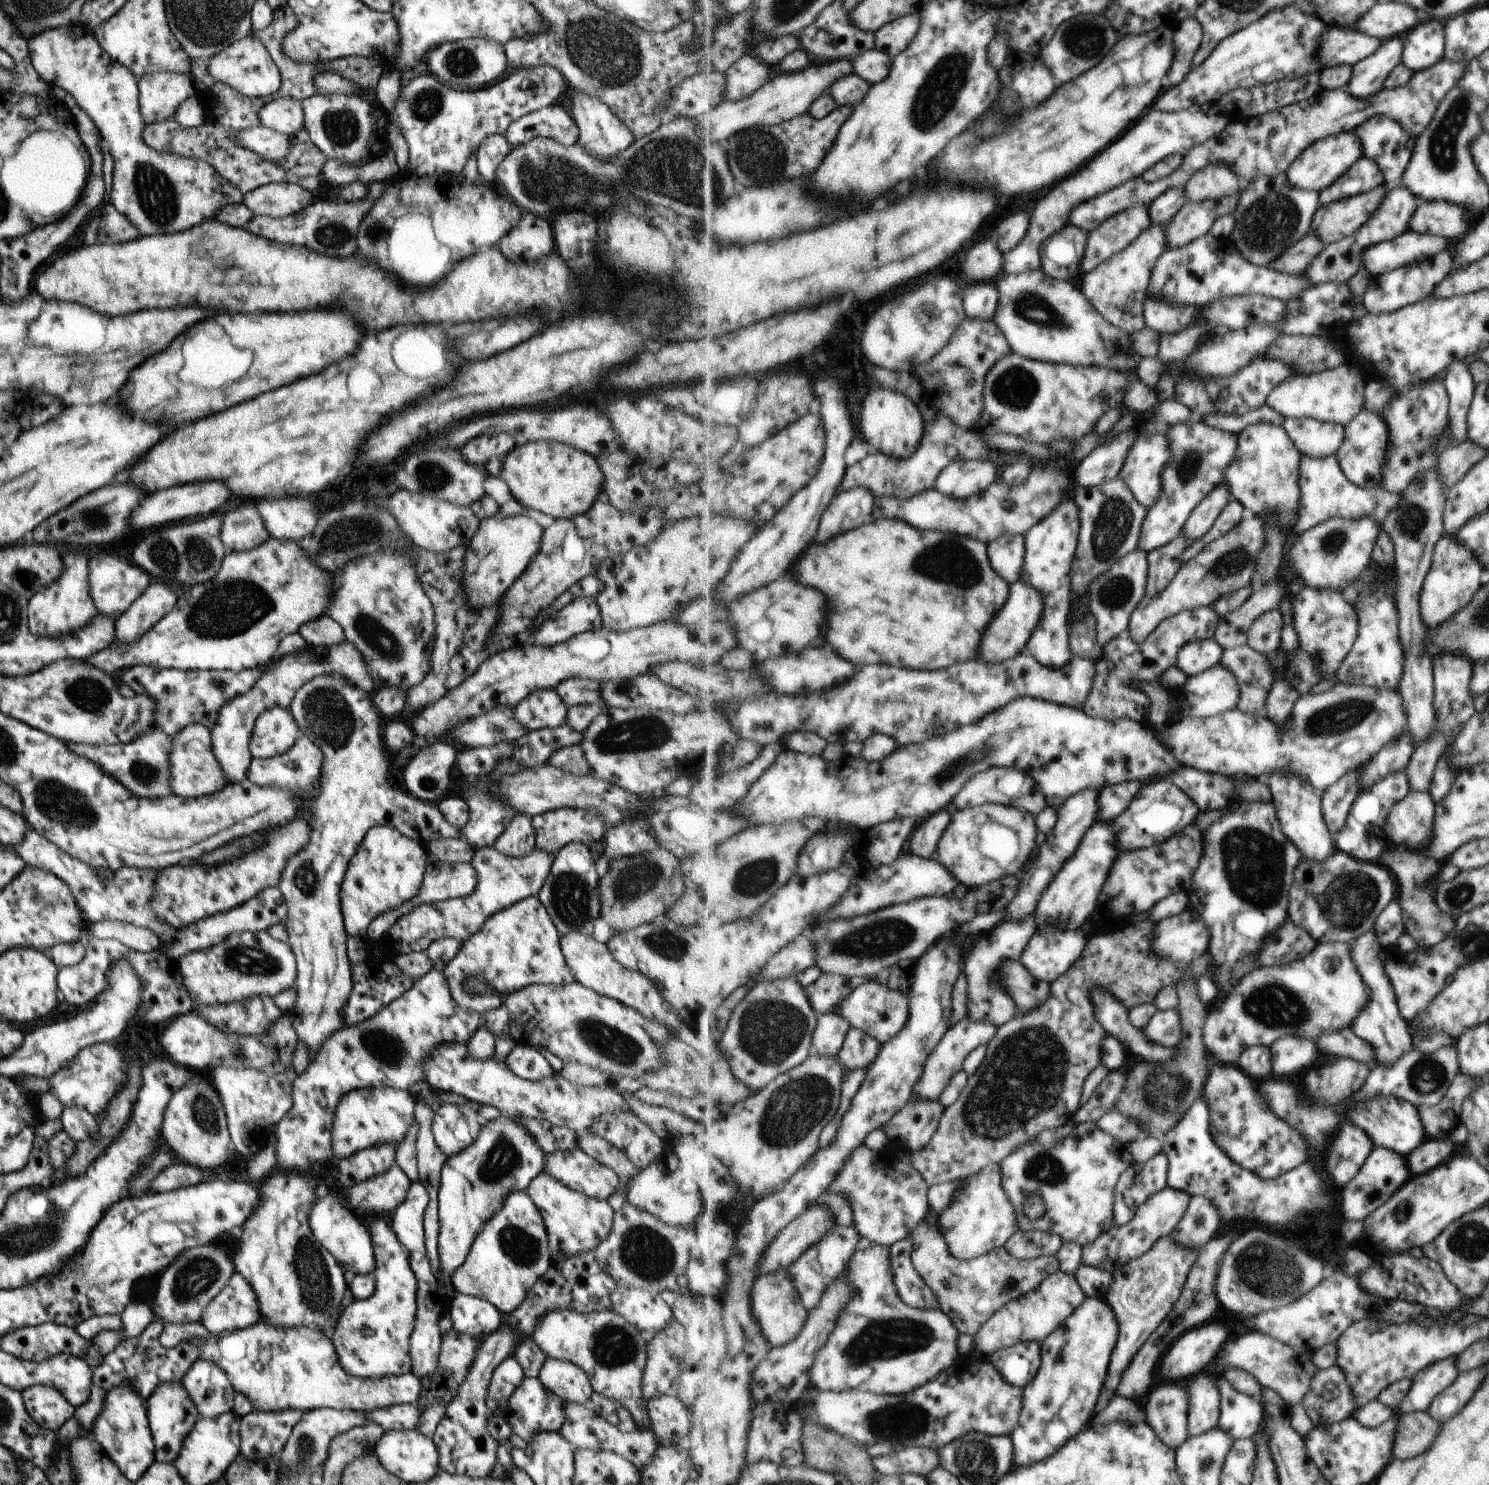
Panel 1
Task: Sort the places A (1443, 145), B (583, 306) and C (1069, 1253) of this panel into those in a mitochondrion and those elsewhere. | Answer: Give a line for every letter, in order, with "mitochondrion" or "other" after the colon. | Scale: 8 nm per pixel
A: mitochondrion
B: other
C: other

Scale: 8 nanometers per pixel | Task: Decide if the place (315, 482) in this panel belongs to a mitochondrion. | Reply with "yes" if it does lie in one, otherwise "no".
no

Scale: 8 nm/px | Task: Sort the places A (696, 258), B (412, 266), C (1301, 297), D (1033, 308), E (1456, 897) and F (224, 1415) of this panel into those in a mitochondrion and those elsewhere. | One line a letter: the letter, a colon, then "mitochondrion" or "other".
A: other
B: other
C: other
D: mitochondrion
E: mitochondrion
F: other

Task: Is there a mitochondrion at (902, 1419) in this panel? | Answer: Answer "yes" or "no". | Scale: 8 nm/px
yes

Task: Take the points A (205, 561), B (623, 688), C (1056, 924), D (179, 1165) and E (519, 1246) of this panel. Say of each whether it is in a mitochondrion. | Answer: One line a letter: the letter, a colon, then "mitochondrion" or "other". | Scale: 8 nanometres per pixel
A: mitochondrion
B: other
C: other
D: other
E: mitochondrion

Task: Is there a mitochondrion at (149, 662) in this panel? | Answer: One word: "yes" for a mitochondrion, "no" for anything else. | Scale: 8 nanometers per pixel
no

